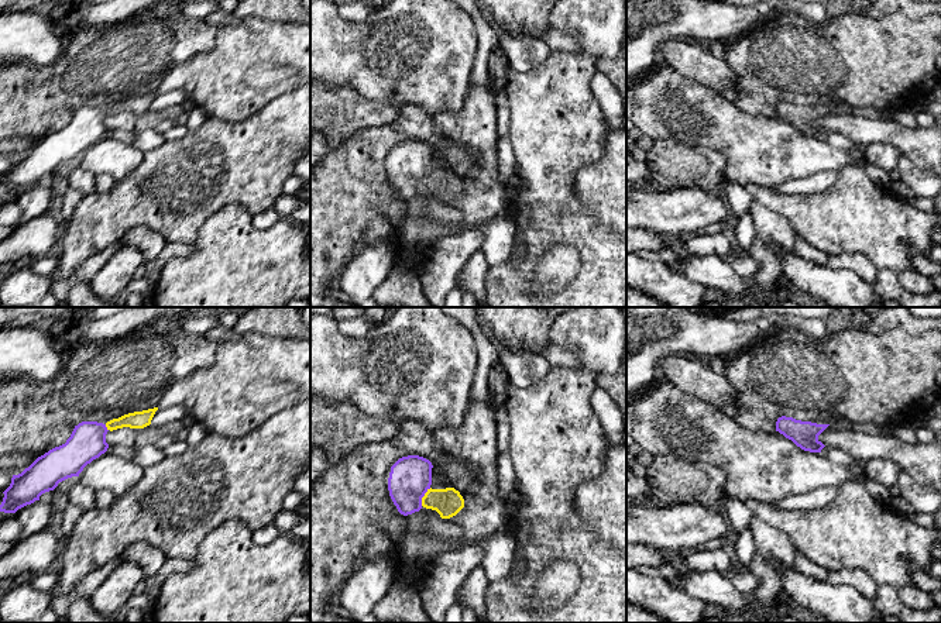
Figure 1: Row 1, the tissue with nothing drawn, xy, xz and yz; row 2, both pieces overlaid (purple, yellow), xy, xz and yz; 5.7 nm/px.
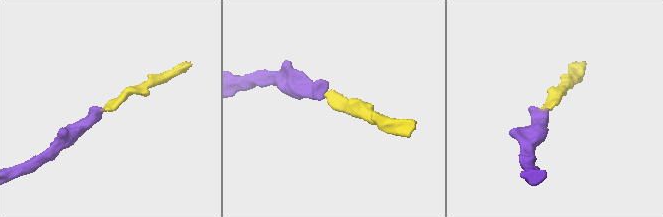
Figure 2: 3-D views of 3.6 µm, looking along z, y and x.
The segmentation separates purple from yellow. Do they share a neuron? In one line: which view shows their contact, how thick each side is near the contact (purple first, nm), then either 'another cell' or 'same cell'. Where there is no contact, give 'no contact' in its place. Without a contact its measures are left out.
xz | 240/160 nm | same cell

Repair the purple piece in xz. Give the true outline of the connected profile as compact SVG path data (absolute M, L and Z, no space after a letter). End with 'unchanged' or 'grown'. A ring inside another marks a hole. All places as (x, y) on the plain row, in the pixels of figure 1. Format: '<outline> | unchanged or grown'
M419 140L402 141L391 151L388 175L401 199L426 192L436 195L442 203L450 203L464 192L464 183L454 172L430 172L432 152L432 147Z | grown

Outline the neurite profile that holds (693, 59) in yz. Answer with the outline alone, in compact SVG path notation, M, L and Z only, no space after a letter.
M674 39L662 47L666 63L679 73L714 89L728 100L739 99L736 79L725 58L717 58L707 45Z

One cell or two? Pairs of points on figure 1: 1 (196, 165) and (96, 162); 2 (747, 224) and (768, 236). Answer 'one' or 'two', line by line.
1: two
2: two

